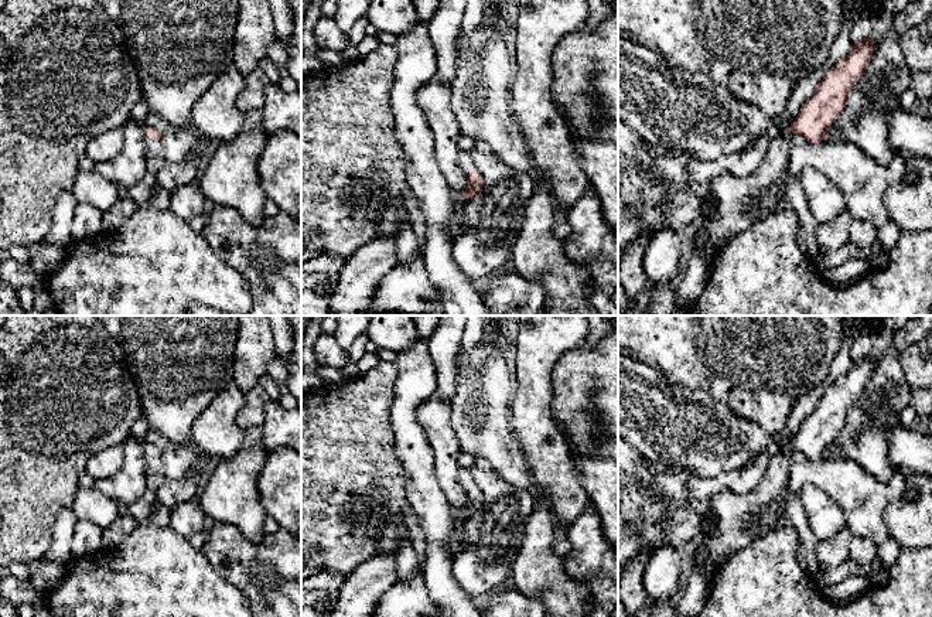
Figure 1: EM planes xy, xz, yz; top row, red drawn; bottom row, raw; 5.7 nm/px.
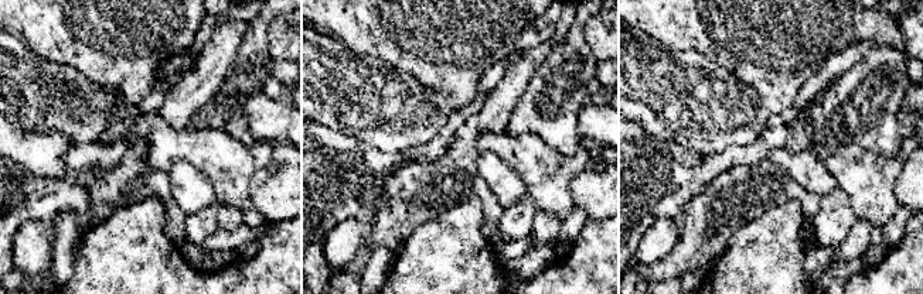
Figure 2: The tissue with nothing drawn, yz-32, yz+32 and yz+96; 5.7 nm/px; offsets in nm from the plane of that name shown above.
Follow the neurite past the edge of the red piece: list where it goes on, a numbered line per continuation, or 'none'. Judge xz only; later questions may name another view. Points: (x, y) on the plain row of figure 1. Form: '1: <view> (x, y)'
1: xz (466, 479)

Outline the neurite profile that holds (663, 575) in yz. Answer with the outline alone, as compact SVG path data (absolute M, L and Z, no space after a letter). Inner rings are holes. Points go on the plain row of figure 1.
M672 545L655 549L642 573L648 599L655 603L676 603L686 579L686 550Z

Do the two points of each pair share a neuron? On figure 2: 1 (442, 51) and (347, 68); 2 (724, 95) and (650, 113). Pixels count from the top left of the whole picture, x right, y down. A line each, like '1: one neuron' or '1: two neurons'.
1: two neurons
2: one neuron

